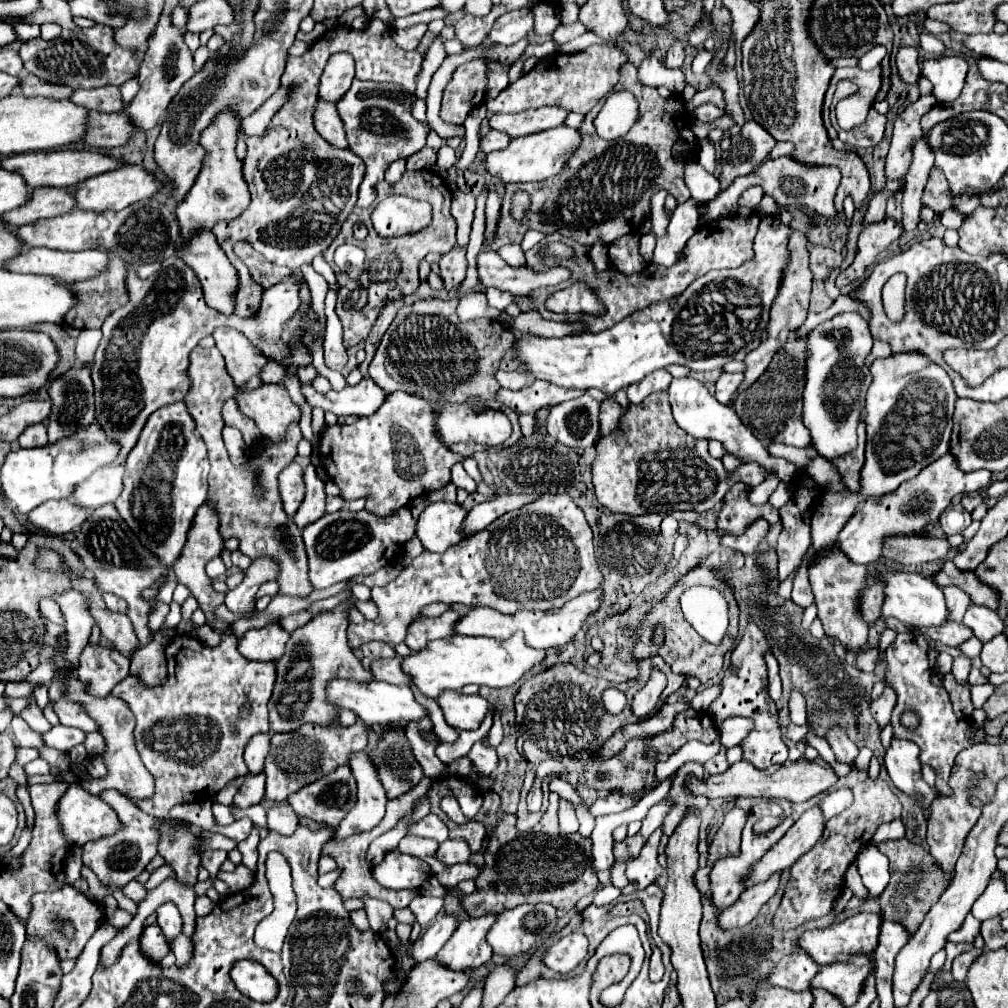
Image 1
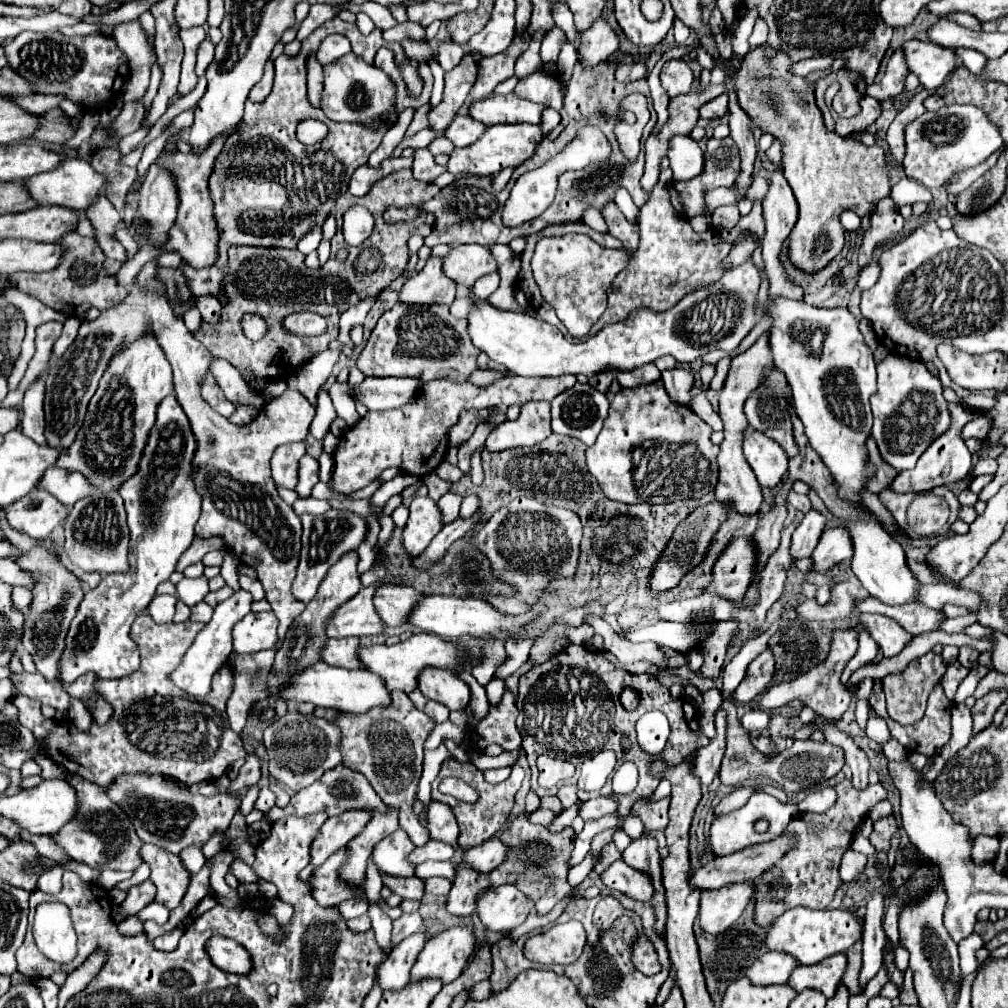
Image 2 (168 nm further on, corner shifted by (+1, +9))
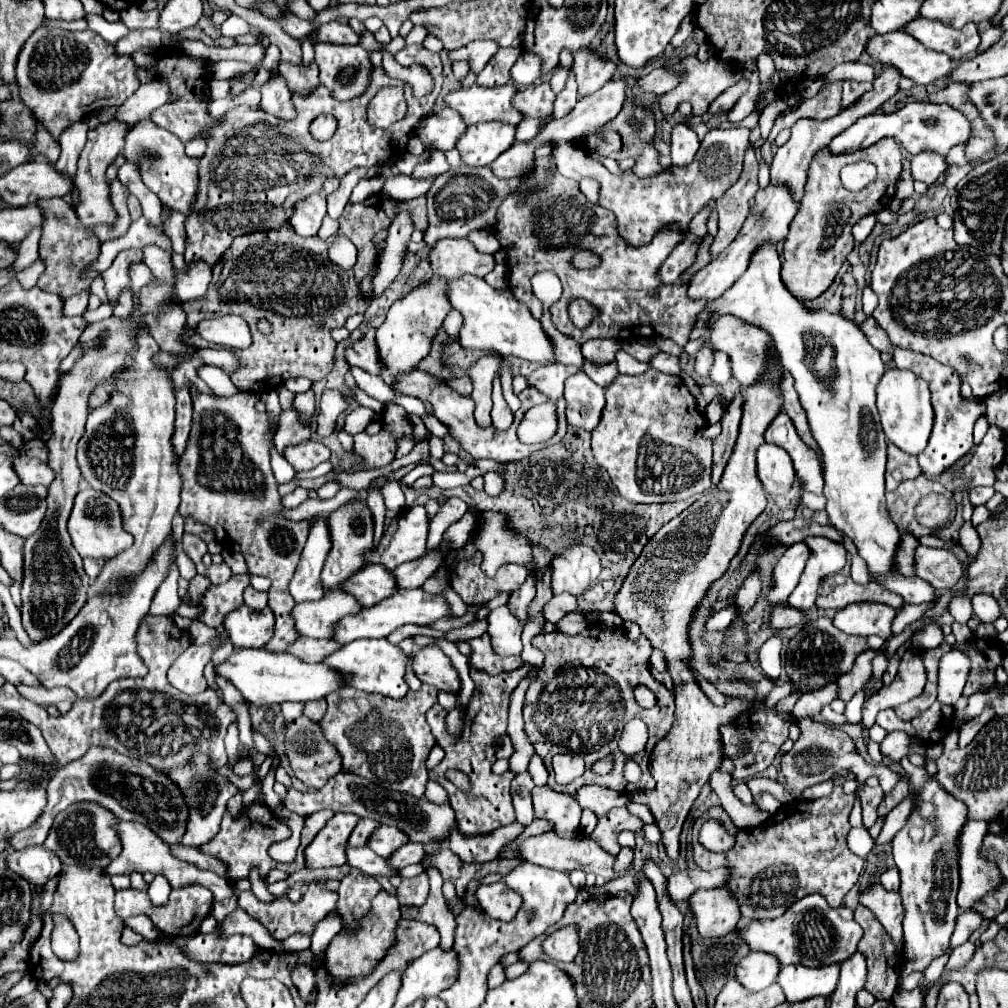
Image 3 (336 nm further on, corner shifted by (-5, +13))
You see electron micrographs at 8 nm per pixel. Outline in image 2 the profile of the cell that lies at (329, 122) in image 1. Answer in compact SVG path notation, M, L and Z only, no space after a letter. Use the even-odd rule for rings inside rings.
M314 53L308 55L306 67L308 67L308 99L312 105L318 107L318 95L322 93L322 65L318 63Z

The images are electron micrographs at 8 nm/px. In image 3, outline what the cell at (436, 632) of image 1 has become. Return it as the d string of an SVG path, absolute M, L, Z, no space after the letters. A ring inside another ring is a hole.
M366 565L362 571L352 575L346 583L340 587L346 593L352 593L358 603L364 607L374 607L382 599L388 599L388 595L394 595L398 591L396 577L392 571L380 565Z

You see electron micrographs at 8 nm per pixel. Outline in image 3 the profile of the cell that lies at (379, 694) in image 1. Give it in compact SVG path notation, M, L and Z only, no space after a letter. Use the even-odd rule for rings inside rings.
M234 649L230 659L216 667L216 673L232 681L244 699L258 707L272 707L284 701L316 701L348 685L348 675L338 675L338 671L324 663L304 663L294 655L266 649Z

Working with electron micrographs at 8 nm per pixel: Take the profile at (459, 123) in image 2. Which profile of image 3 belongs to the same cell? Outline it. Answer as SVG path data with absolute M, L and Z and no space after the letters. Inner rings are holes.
M442 109L424 121L416 135L424 141L424 145L434 145L436 149L446 151L456 145L456 139L460 139L466 129L468 125L460 119L460 115L456 115L456 111Z

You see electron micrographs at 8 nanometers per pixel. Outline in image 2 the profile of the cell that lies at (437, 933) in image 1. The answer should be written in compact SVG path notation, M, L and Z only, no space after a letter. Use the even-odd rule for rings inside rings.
M414 933L406 937L392 953L390 957L378 967L376 983L382 991L400 991L406 987L410 977L410 967L414 965L414 959L420 955L424 947L426 935Z

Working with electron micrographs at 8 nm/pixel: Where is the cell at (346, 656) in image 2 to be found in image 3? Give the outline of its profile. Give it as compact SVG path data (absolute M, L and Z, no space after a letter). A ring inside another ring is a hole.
M296 639L294 645L290 645L288 653L300 657L302 661L308 663L320 663L324 661L328 655L332 655L332 651L338 651L340 645L334 643L332 639Z

